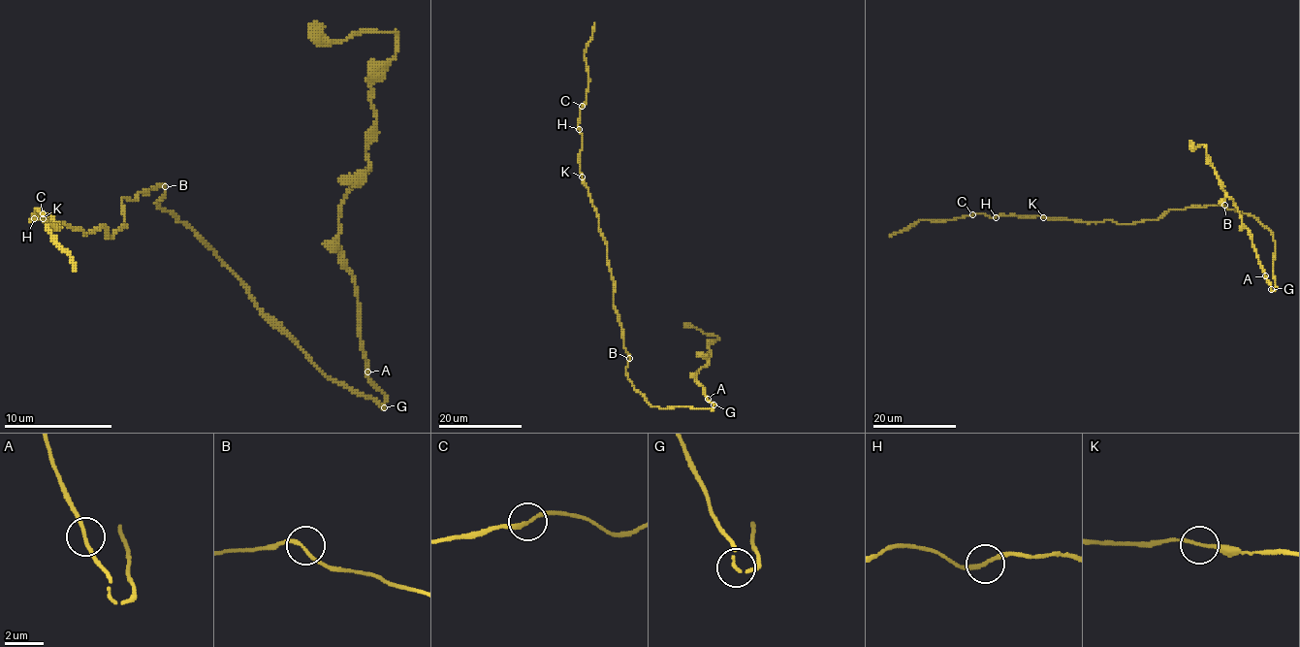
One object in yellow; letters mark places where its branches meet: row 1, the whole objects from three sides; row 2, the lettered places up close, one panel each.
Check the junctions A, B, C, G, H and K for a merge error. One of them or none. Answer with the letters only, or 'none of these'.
none of these

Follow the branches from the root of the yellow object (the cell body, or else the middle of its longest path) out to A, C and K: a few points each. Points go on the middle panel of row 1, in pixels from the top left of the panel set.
A: (629, 357), (626, 369), (628, 380), (652, 405), (712, 409), (713, 404), (708, 399)
C: (629, 357), (613, 305), (615, 282), (608, 245), (580, 167), (583, 135), (578, 119), (583, 106)
K: (629, 357), (623, 343), (622, 326), (613, 305), (615, 282), (609, 266), (608, 245), (583, 177)

